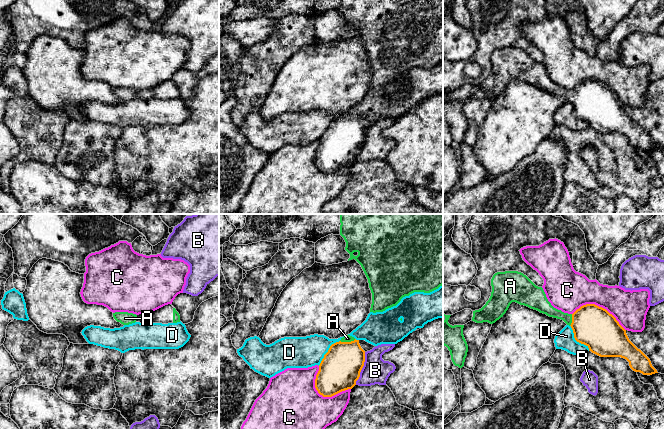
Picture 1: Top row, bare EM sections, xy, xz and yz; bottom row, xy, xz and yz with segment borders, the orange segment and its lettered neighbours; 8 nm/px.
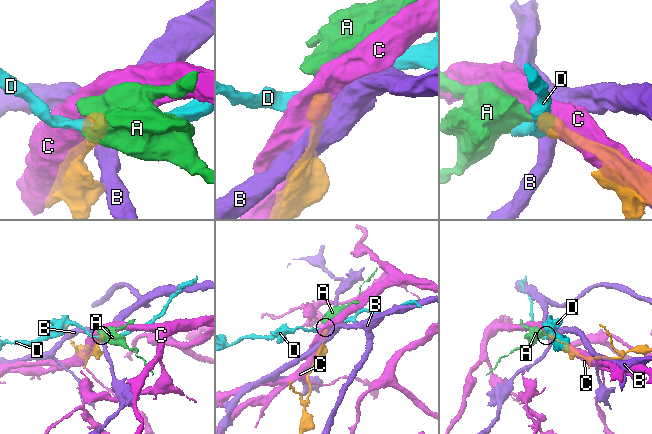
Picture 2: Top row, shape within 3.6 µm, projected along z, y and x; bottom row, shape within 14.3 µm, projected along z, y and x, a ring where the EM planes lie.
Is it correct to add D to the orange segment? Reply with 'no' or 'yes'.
no

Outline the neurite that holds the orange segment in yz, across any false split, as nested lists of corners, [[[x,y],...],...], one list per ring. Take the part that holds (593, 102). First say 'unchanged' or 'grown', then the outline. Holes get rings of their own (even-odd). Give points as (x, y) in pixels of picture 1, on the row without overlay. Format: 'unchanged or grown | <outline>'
grown | [[[518,47],[495,49],[491,55],[491,62],[492,68],[489,76],[481,85],[473,87],[472,97],[493,100],[503,93],[512,78],[516,78],[549,93],[563,96],[572,104],[575,116],[586,121],[592,129],[600,133],[624,134],[629,138],[633,147],[640,148],[643,151],[658,149],[652,142],[650,135],[629,116],[626,106],[606,85],[595,80],[586,80],[573,90],[564,89],[551,81],[542,63],[536,62],[526,51]]]

